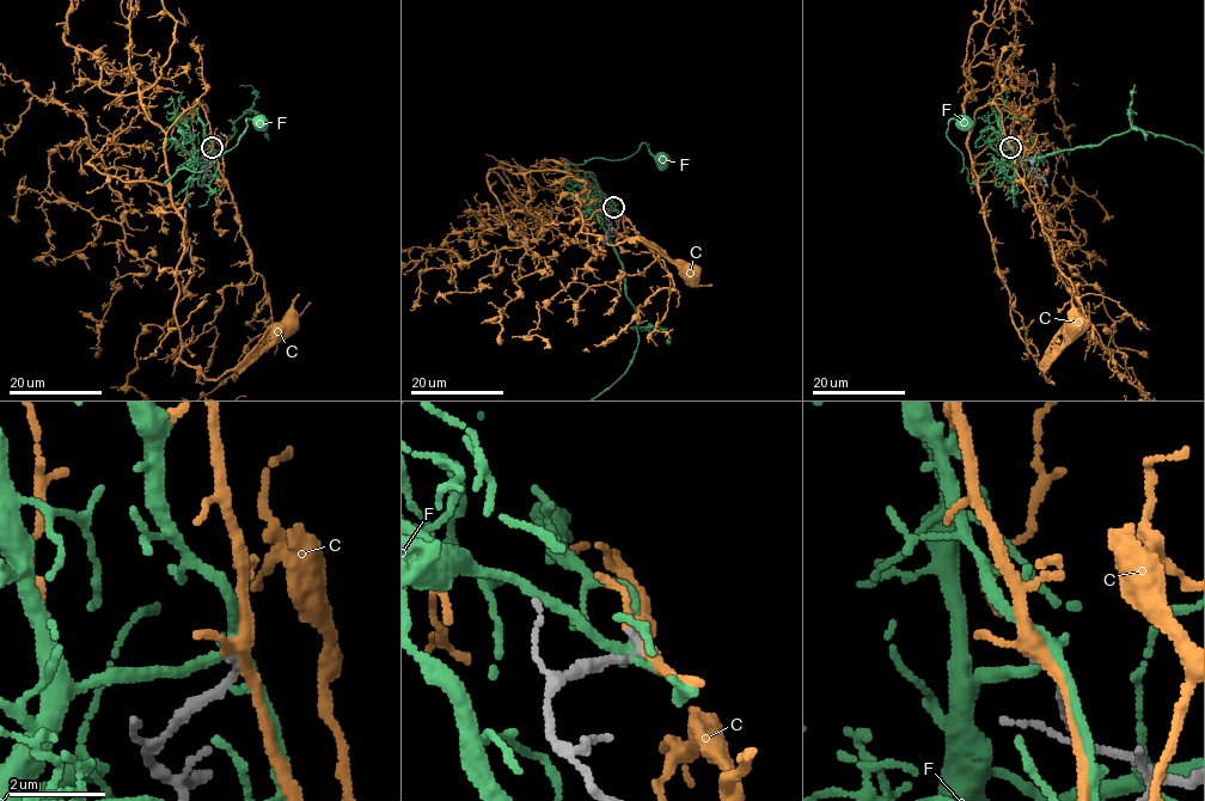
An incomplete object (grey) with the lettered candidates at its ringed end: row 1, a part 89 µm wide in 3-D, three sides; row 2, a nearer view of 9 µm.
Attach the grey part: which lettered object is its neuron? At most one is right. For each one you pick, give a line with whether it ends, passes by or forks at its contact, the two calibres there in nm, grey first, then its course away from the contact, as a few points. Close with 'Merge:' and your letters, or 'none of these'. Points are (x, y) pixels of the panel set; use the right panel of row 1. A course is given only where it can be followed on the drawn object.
C: it forks; calibres 200 and 240 nm; course (1011, 147), (1001, 111), (986, 103), (970, 132), (972, 167), (1011, 319), (1046, 378), (1043, 370), (1077, 323)
Merge: C

